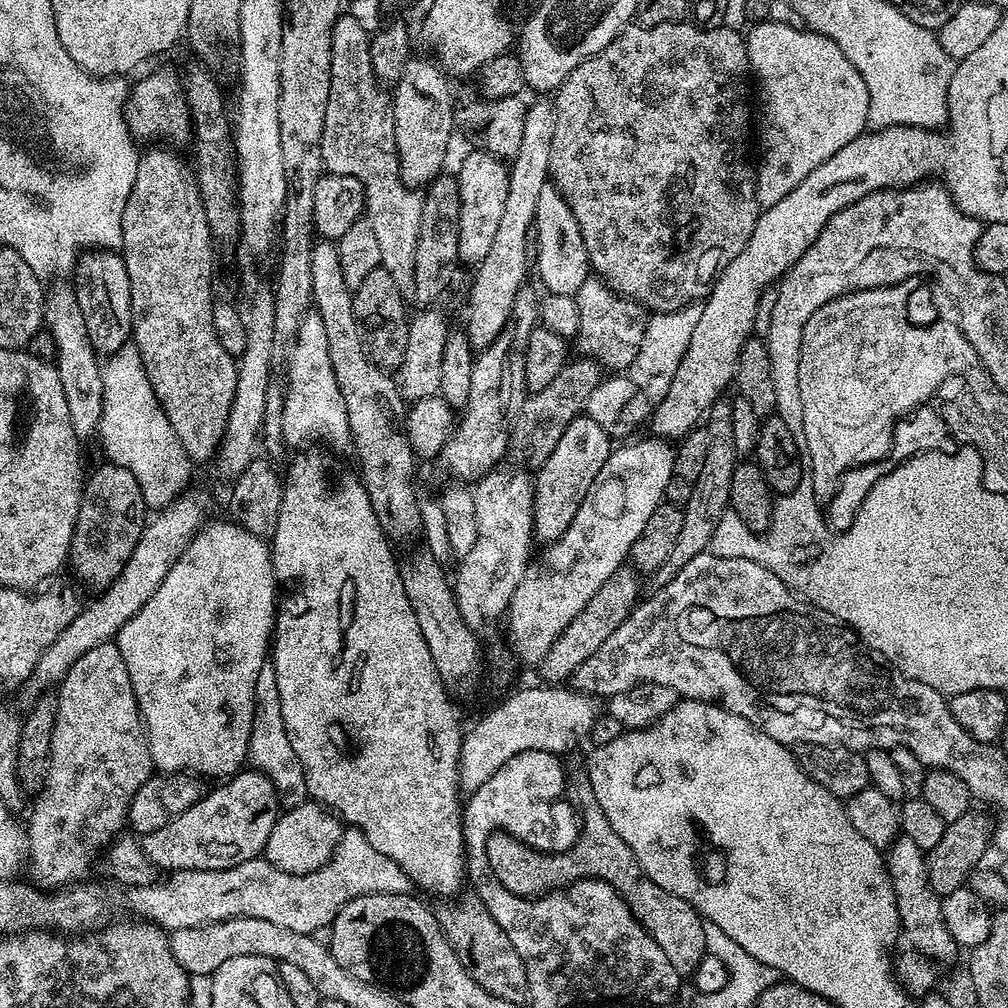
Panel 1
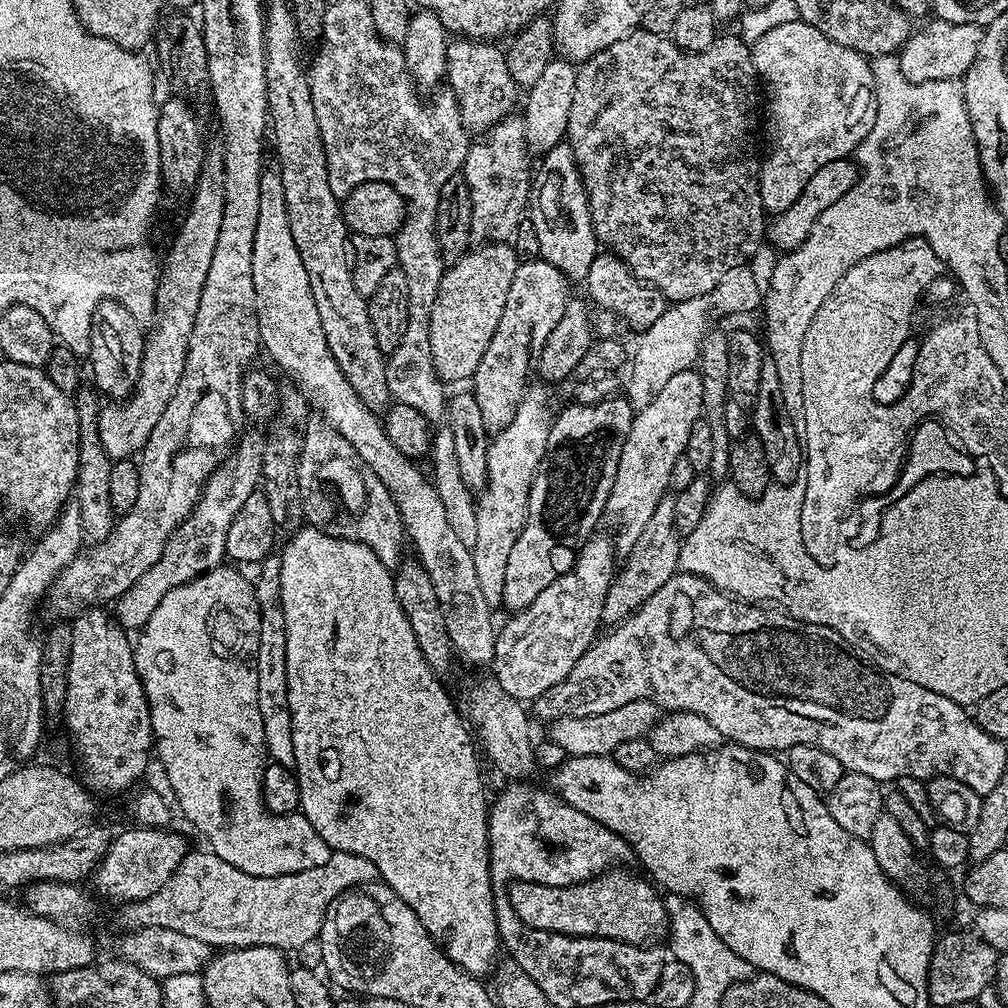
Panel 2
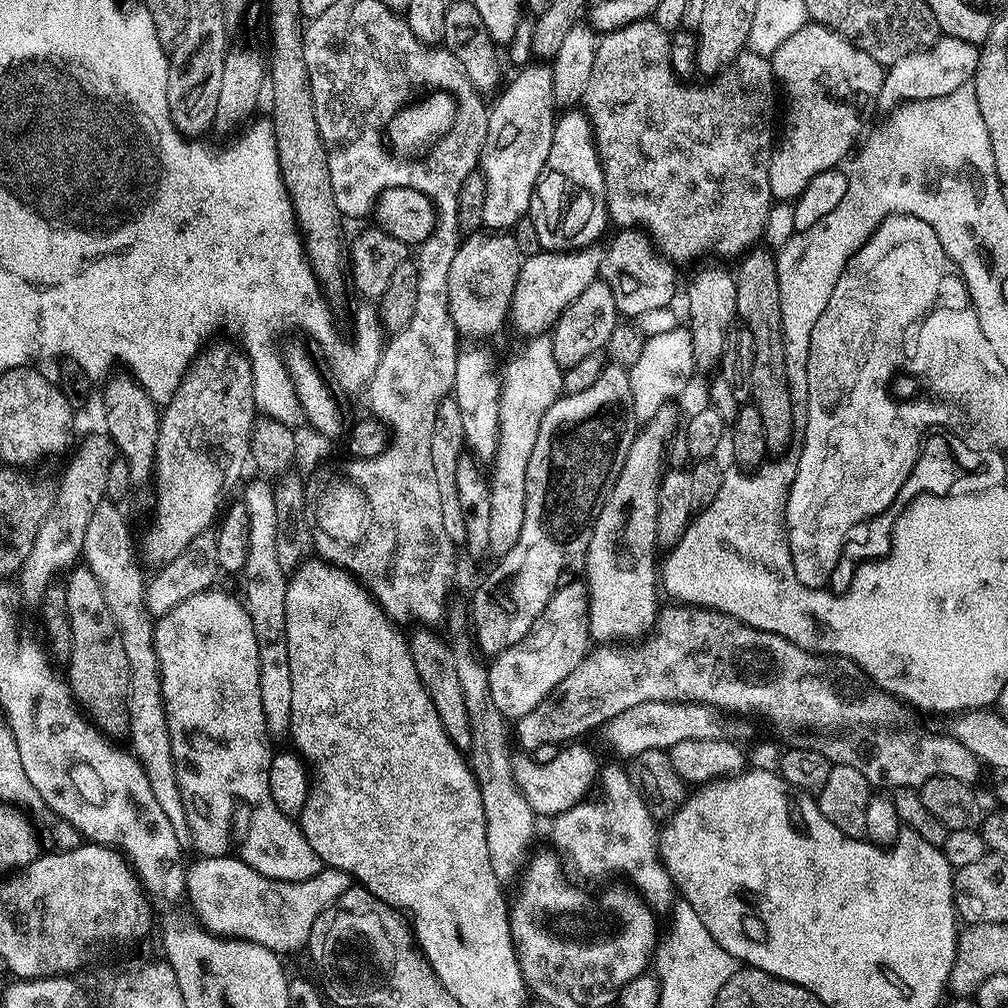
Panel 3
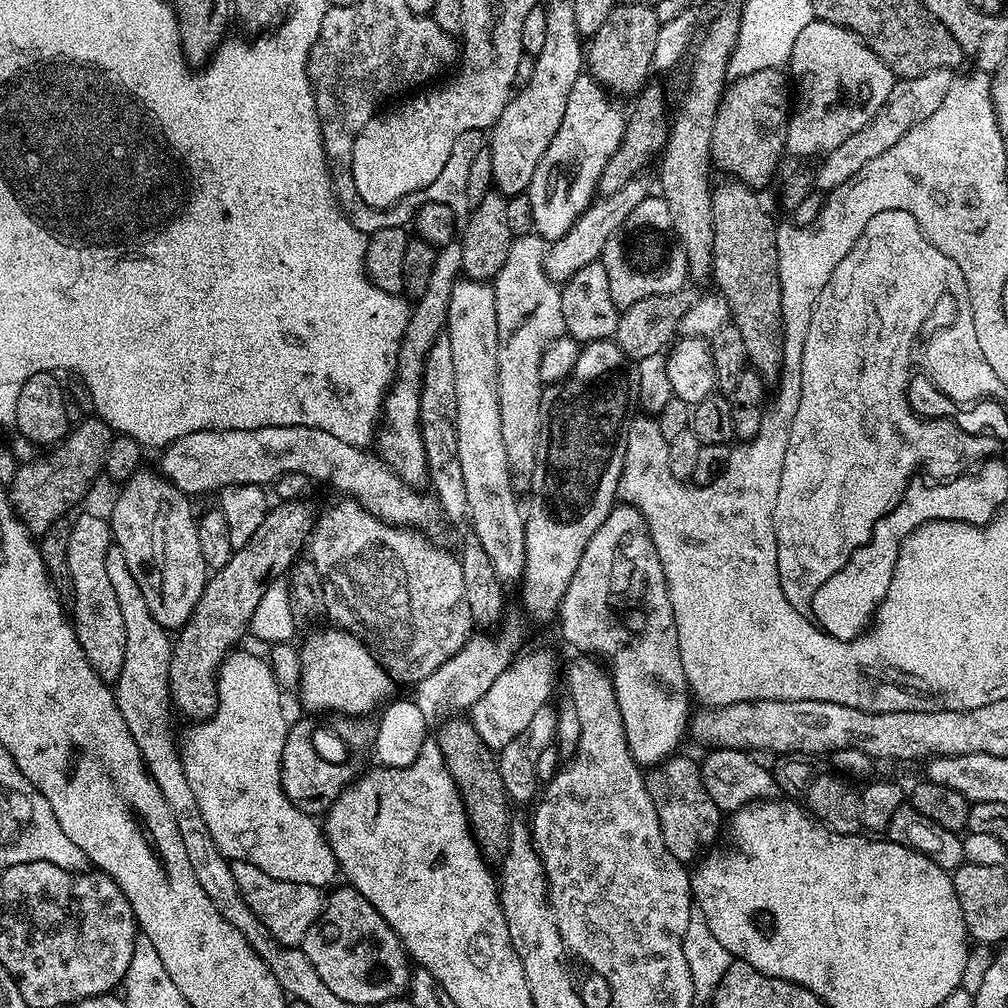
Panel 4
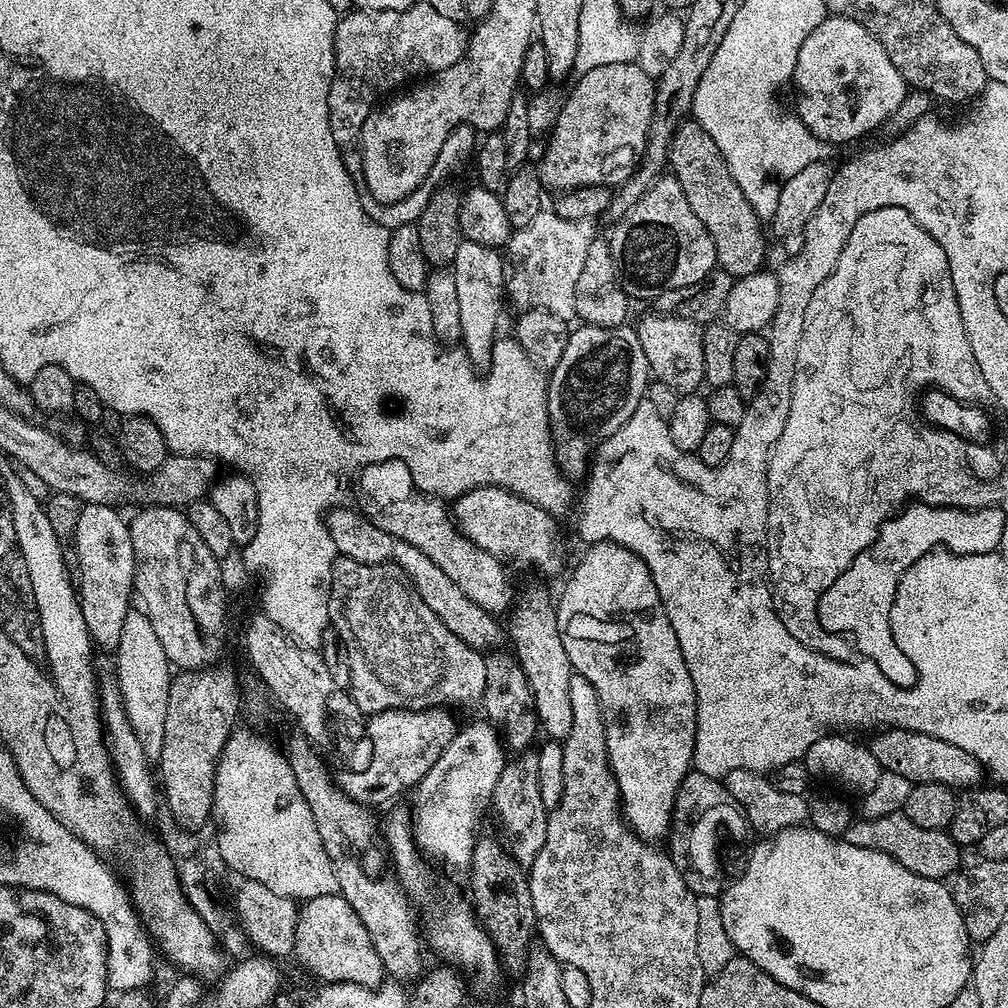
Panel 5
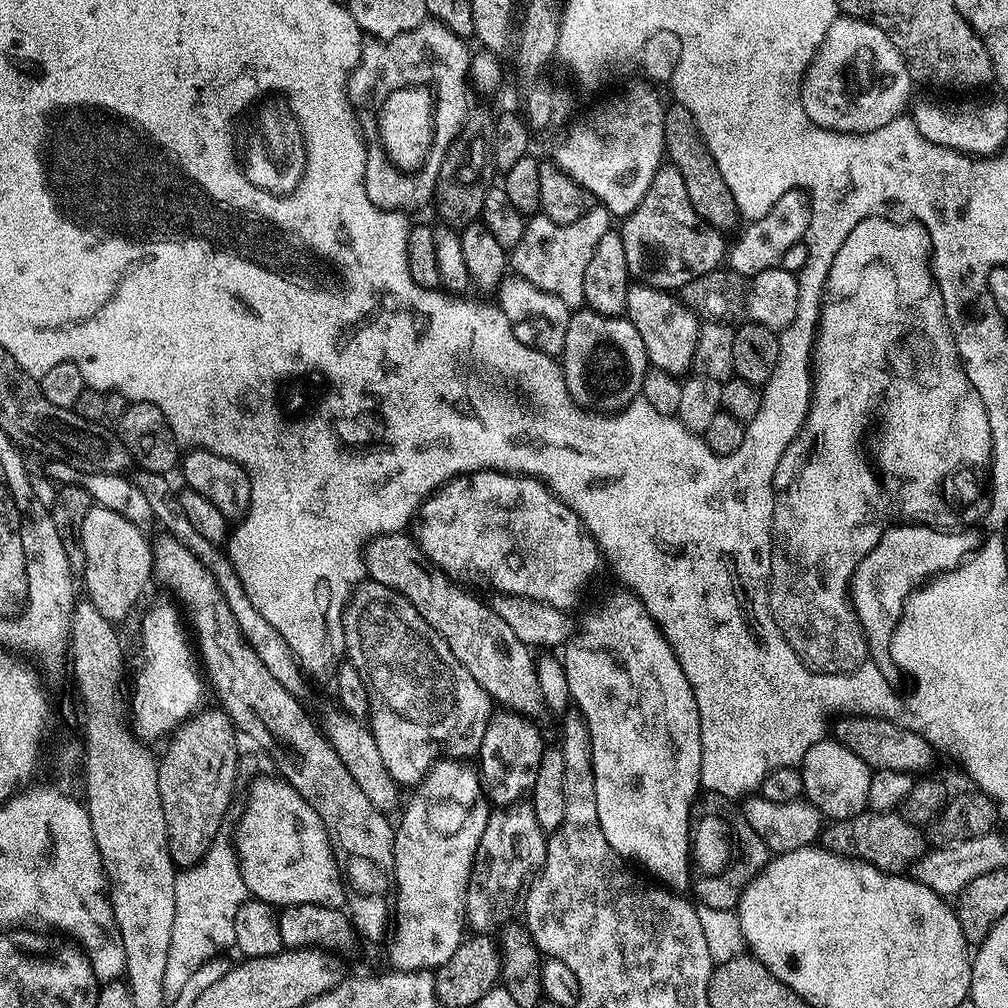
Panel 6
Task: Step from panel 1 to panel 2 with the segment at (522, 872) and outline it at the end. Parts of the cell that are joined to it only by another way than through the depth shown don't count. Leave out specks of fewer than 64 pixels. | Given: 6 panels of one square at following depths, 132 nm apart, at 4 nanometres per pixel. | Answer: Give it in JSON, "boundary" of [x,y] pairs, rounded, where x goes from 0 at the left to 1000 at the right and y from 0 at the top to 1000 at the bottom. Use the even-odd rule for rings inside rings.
{"boundary":[[[611,859],[575,877],[557,881],[510,873],[503,878],[502,895],[516,917],[550,927],[592,929],[636,938],[658,934],[663,924],[663,904],[659,898],[659,889],[638,868],[630,869],[623,864],[627,863]]]}

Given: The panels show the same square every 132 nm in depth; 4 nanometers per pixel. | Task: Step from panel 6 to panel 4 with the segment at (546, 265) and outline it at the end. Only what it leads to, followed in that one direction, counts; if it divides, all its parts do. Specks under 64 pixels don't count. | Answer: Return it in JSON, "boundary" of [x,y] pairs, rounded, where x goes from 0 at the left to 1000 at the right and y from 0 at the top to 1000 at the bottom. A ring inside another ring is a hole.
{"boundary":[[[532,233],[513,234],[509,237],[502,260],[499,260],[491,274],[489,288],[490,308],[494,312],[494,401],[498,407],[498,438],[502,442],[502,458],[508,468],[508,483],[516,490],[527,485],[530,462],[534,458],[536,404],[542,384],[540,376],[536,374],[538,351],[544,342],[561,332],[556,286],[540,267],[542,238]]]}

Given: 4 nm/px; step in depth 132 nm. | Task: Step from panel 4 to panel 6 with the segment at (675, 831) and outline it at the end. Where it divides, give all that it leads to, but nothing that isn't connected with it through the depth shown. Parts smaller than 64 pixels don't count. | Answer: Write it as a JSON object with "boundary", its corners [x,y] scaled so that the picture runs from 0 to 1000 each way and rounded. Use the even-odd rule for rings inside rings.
{"boundary":[[[702,788],[688,806],[687,852],[692,862],[688,869],[689,892],[699,901],[725,906],[733,898],[738,881],[763,857],[764,846],[760,835],[748,827],[737,805],[727,795]]]}

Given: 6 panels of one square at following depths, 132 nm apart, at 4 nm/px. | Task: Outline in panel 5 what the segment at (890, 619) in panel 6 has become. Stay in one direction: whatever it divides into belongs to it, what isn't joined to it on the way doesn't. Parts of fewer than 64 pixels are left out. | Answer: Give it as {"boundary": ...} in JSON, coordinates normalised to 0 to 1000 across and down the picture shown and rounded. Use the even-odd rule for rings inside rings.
{"boundary":[[[905,498],[890,507],[873,523],[867,538],[853,545],[851,554],[843,558],[839,565],[815,589],[812,597],[812,613],[820,627],[832,627],[843,633],[848,646],[861,654],[884,679],[892,678],[892,661],[900,660],[899,649],[891,645],[887,629],[883,625],[883,601],[887,601],[887,589],[895,569],[921,548],[939,546],[949,552],[978,550],[989,547],[997,539],[992,520],[968,520],[964,504],[938,504],[932,500]]]}

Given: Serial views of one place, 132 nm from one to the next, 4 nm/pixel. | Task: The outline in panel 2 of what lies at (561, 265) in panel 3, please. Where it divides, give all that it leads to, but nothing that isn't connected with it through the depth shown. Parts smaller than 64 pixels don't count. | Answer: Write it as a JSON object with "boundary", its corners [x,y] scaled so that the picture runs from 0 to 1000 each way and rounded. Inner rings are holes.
{"boundary":[[[539,256],[521,262],[515,261],[513,267],[510,268],[509,279],[506,282],[506,288],[503,289],[502,302],[498,307],[494,325],[486,336],[482,349],[478,351],[478,357],[474,361],[472,369],[466,376],[466,388],[472,393],[474,404],[478,407],[480,421],[484,424],[485,430],[495,429],[496,426],[503,423],[506,415],[510,415],[510,407],[514,407],[514,399],[518,399],[518,395],[525,387],[524,372],[527,369],[529,372],[530,358],[533,356],[536,345],[542,339],[542,335],[546,335],[546,327],[550,327],[550,323],[554,323],[554,319],[562,308],[565,297],[563,286],[565,286],[565,279],[558,272],[558,268],[554,268],[554,264],[550,264]]]}

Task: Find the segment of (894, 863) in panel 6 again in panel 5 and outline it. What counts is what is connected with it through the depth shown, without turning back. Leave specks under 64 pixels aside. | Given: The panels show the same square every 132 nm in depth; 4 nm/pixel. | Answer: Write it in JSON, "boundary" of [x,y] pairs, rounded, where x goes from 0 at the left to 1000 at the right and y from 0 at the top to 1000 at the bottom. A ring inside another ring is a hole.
{"boundary":[[[897,806],[879,808],[879,812],[870,813],[846,813],[845,817],[835,826],[835,831],[847,839],[855,839],[859,843],[871,843],[875,847],[883,847],[895,859],[901,863],[907,863],[907,867],[915,867],[915,871],[927,871],[937,873],[943,870],[953,860],[953,838],[948,836],[946,830],[938,822],[919,823],[903,815]]]}

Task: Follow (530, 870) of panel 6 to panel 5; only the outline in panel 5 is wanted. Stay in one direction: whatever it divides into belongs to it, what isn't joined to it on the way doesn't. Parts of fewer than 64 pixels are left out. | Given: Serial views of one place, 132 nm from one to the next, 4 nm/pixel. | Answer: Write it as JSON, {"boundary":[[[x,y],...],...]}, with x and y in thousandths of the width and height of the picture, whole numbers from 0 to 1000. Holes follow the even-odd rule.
{"boundary":[[[521,744],[508,753],[501,757],[498,768],[494,768],[487,801],[490,804],[492,802],[496,821],[504,828],[502,831],[499,830],[500,840],[517,859],[526,859],[530,851],[534,851],[534,843],[538,843],[538,835],[542,835],[542,819],[546,802],[538,796],[538,784],[534,780],[532,746]]]}

